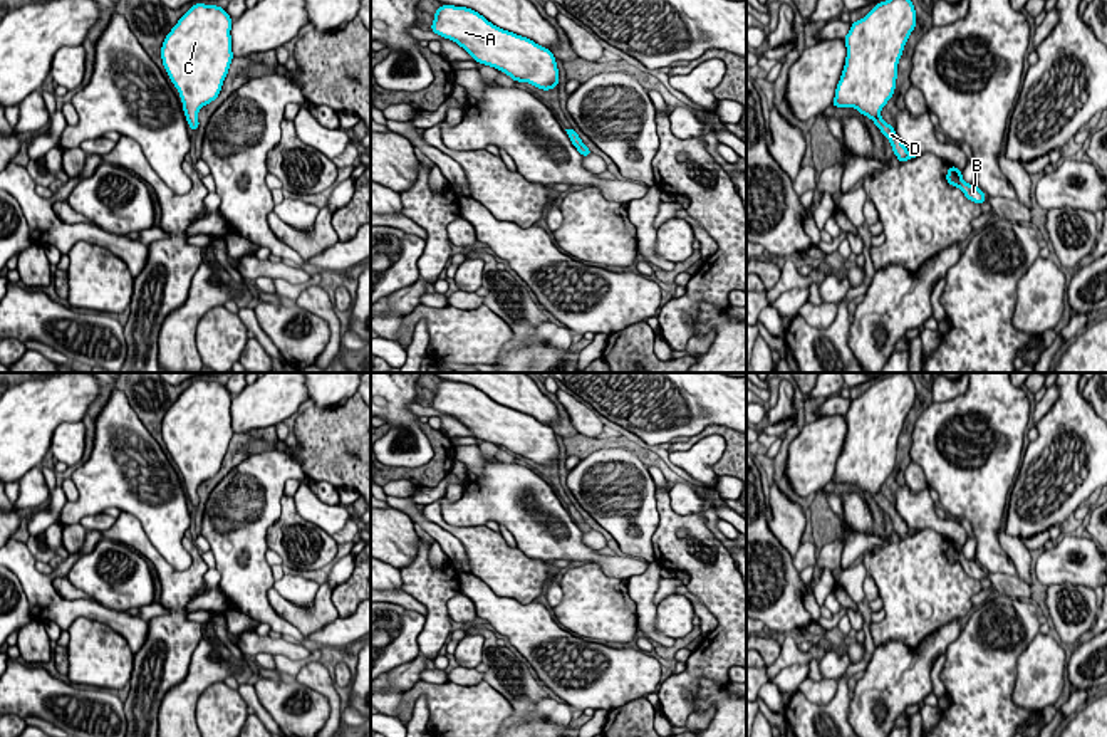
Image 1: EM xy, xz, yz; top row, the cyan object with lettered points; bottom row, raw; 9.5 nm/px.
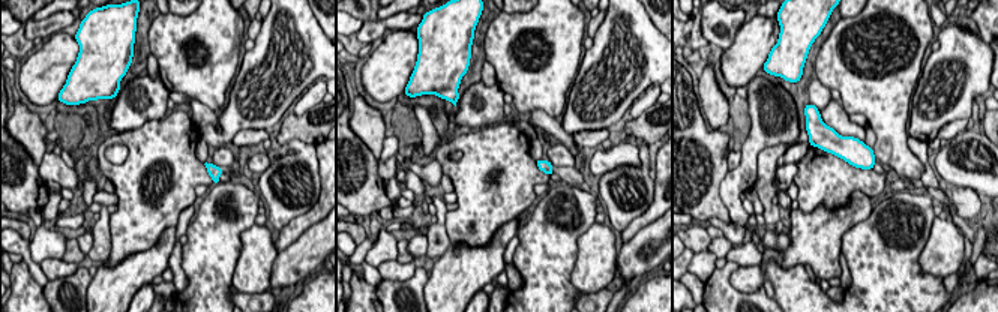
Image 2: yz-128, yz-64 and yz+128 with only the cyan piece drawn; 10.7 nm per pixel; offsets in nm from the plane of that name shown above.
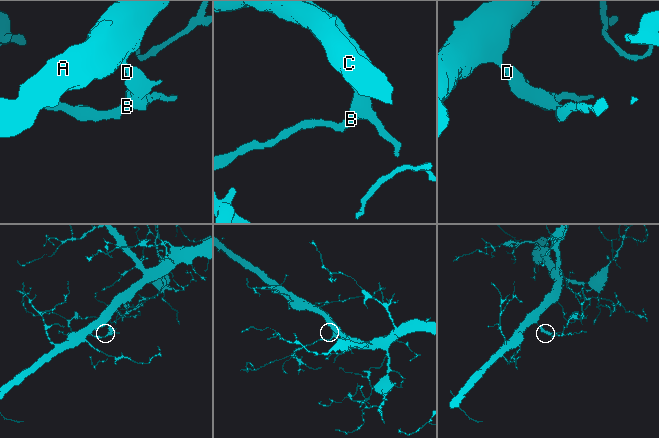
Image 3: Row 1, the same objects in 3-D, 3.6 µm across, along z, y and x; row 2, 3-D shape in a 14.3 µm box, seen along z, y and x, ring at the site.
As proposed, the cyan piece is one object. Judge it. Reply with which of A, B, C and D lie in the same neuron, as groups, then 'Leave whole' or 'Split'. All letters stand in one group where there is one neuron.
Groups: A B C D. Leave whole

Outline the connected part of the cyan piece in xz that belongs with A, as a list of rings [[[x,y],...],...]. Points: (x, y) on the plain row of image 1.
[[[441,381],[433,391],[431,408],[456,418],[475,438],[543,467],[559,462],[555,431],[547,423],[500,405],[466,383]]]

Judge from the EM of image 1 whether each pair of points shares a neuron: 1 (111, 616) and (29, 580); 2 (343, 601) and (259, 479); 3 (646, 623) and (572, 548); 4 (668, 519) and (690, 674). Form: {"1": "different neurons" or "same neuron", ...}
{"1": "same neuron", "2": "different neurons", "3": "different neurons", "4": "same neuron"}

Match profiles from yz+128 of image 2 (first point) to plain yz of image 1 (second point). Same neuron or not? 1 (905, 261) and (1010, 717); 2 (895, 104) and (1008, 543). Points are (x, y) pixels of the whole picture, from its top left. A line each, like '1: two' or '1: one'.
1: one
2: two

